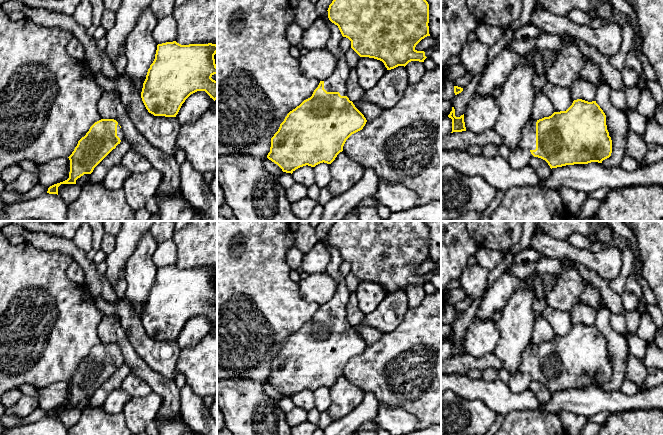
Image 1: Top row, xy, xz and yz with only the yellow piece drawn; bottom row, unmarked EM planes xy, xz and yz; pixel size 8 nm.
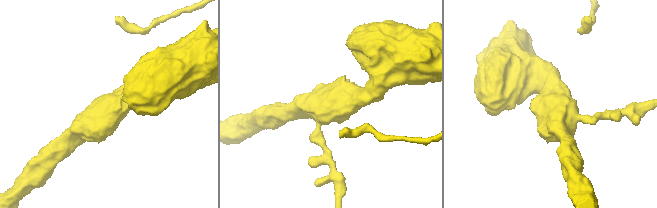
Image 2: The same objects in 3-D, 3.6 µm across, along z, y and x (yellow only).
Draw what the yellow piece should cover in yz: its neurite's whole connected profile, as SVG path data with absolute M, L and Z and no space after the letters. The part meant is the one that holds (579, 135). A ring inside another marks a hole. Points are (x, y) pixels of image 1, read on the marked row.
M574 100L566 111L528 121L522 129L520 147L528 148L534 157L545 160L550 168L566 165L602 163L612 153L612 140L606 115L596 101Z

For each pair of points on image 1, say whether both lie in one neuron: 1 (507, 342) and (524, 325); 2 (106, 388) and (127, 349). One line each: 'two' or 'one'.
1: one
2: two

